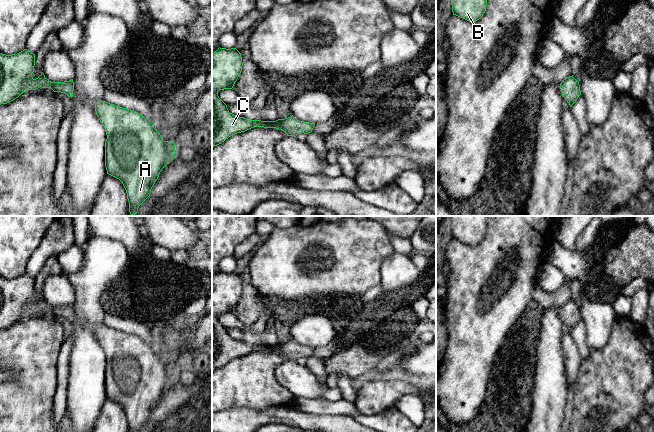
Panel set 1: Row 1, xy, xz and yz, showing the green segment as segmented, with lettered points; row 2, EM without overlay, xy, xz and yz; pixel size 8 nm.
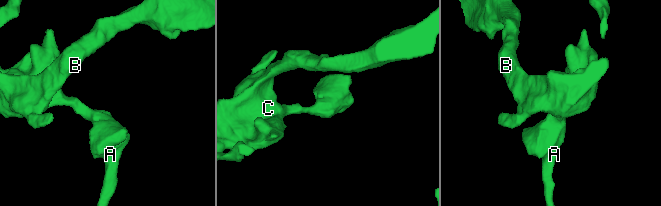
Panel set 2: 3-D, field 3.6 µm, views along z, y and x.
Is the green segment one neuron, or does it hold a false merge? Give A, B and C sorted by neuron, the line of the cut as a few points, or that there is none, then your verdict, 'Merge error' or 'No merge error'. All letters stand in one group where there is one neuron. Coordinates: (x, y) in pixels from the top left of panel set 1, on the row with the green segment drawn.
Groups: A B C. No split. No merge error

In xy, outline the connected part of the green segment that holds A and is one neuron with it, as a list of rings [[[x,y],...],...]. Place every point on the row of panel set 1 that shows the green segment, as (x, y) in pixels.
[[[106,101],[95,104],[96,115],[105,128],[105,167],[107,174],[119,179],[127,193],[129,212],[135,215],[139,206],[150,196],[162,169],[175,156],[173,141],[164,141],[148,118],[134,110]]]

